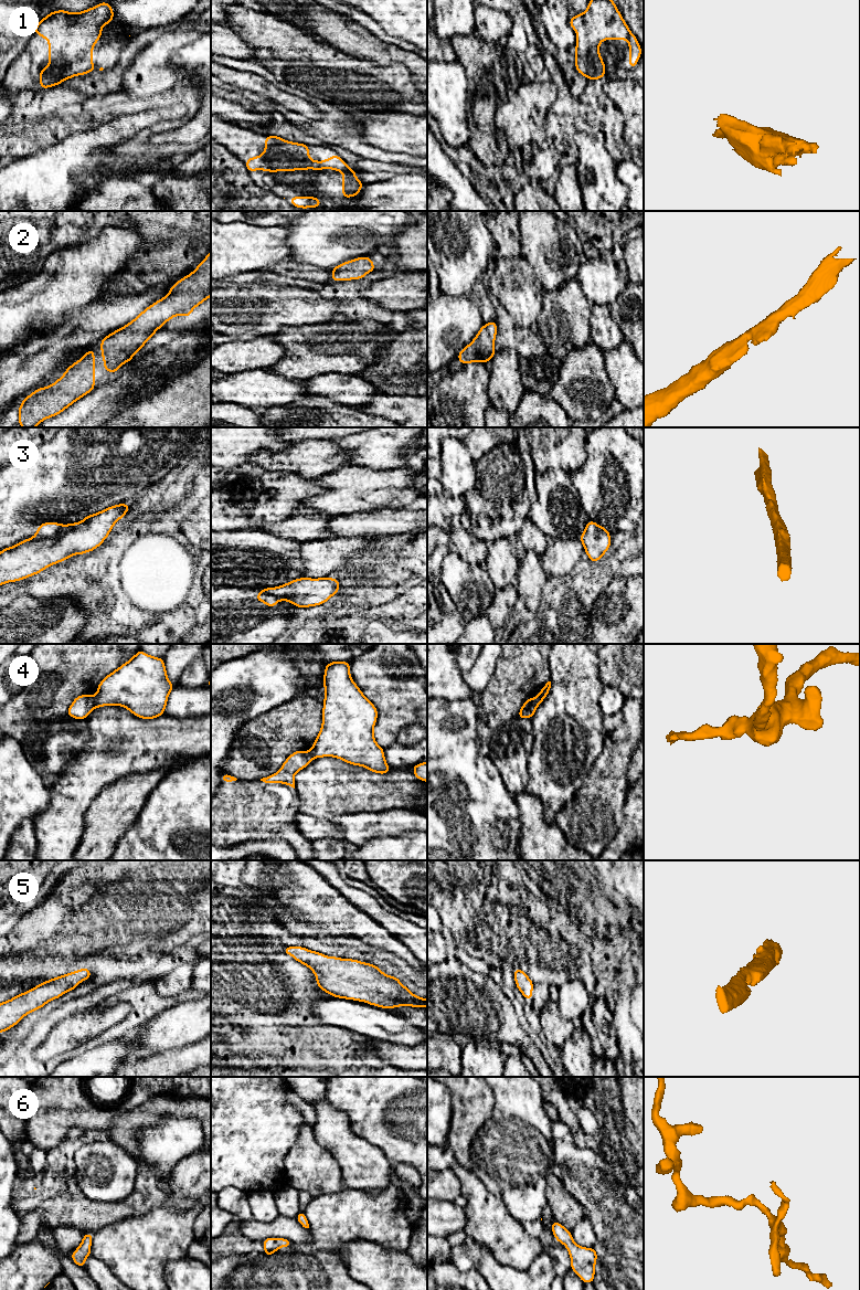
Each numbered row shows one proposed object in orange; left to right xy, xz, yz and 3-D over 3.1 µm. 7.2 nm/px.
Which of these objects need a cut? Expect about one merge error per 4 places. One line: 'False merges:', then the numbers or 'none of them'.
False merges: 3, 4

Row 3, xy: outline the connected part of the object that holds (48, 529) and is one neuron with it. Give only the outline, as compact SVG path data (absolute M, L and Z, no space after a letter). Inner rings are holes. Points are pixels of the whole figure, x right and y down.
M44 522L38 526L36 533L32 537L33 539L45 539L56 535L62 525L59 522Z

